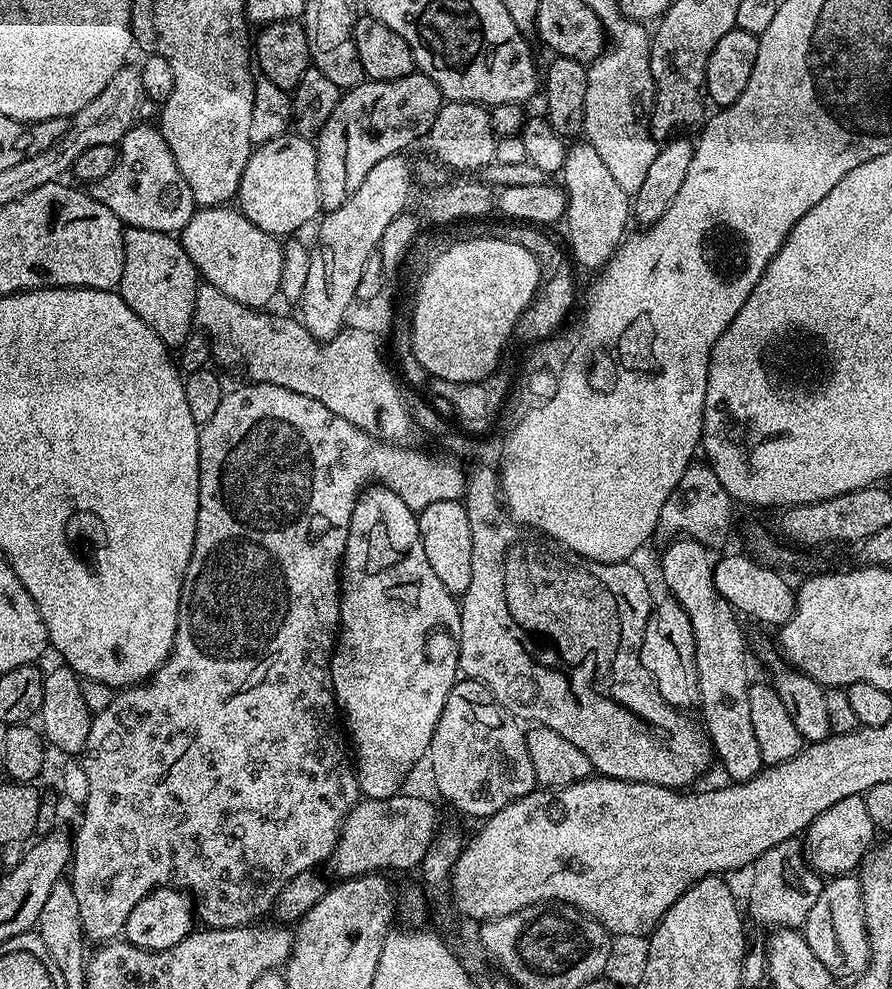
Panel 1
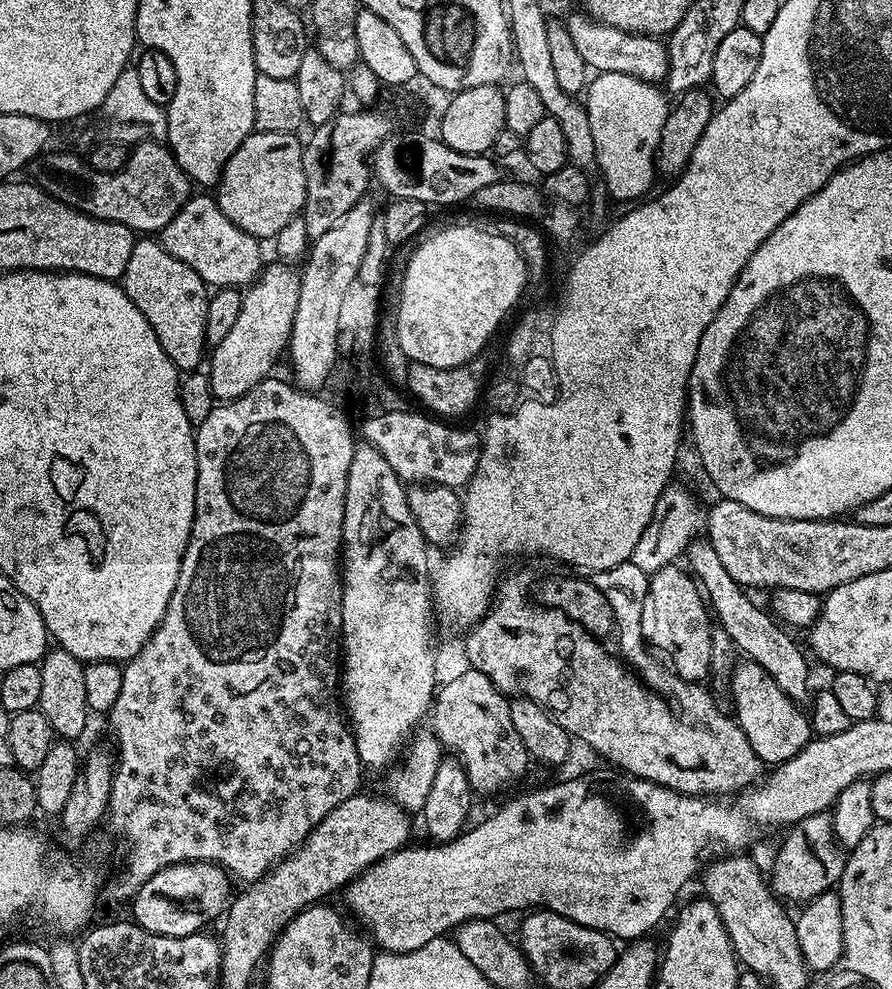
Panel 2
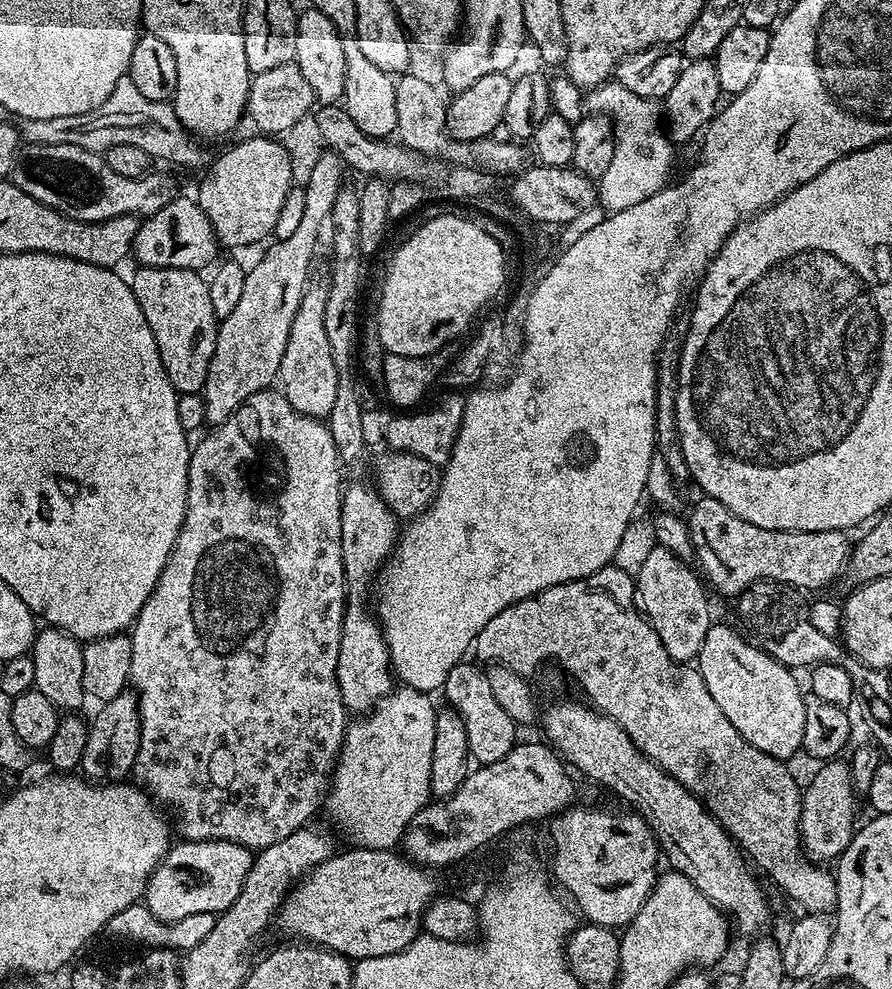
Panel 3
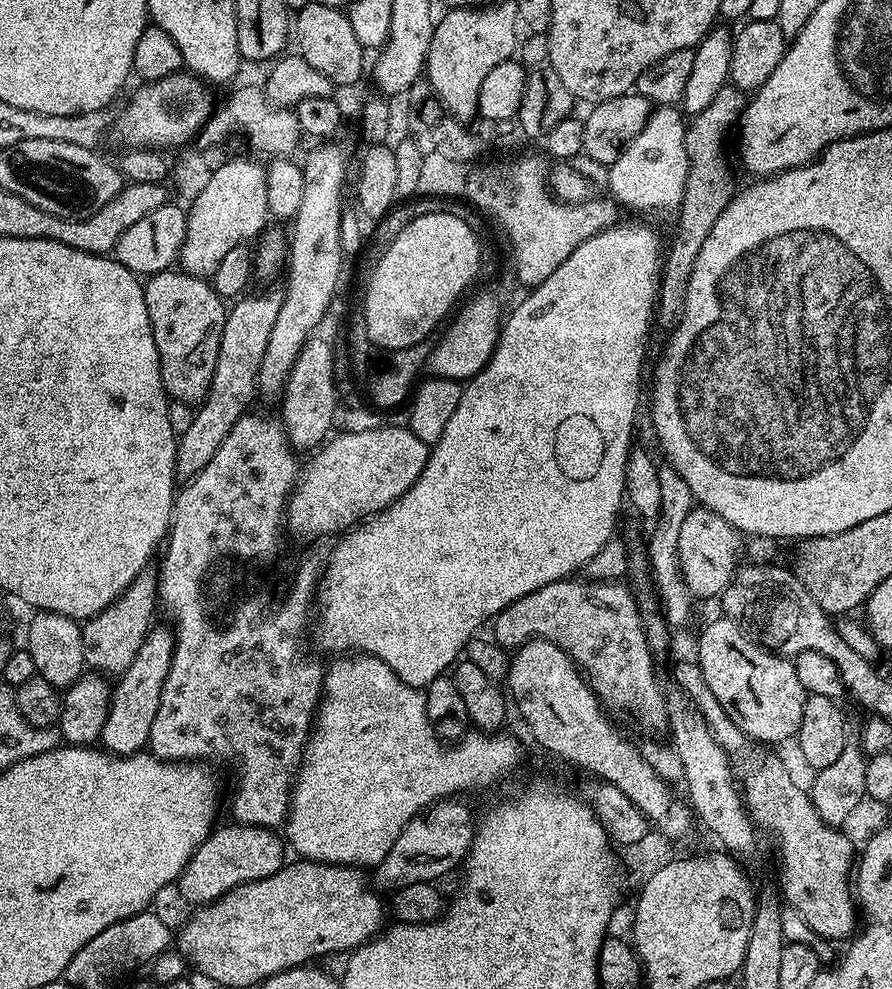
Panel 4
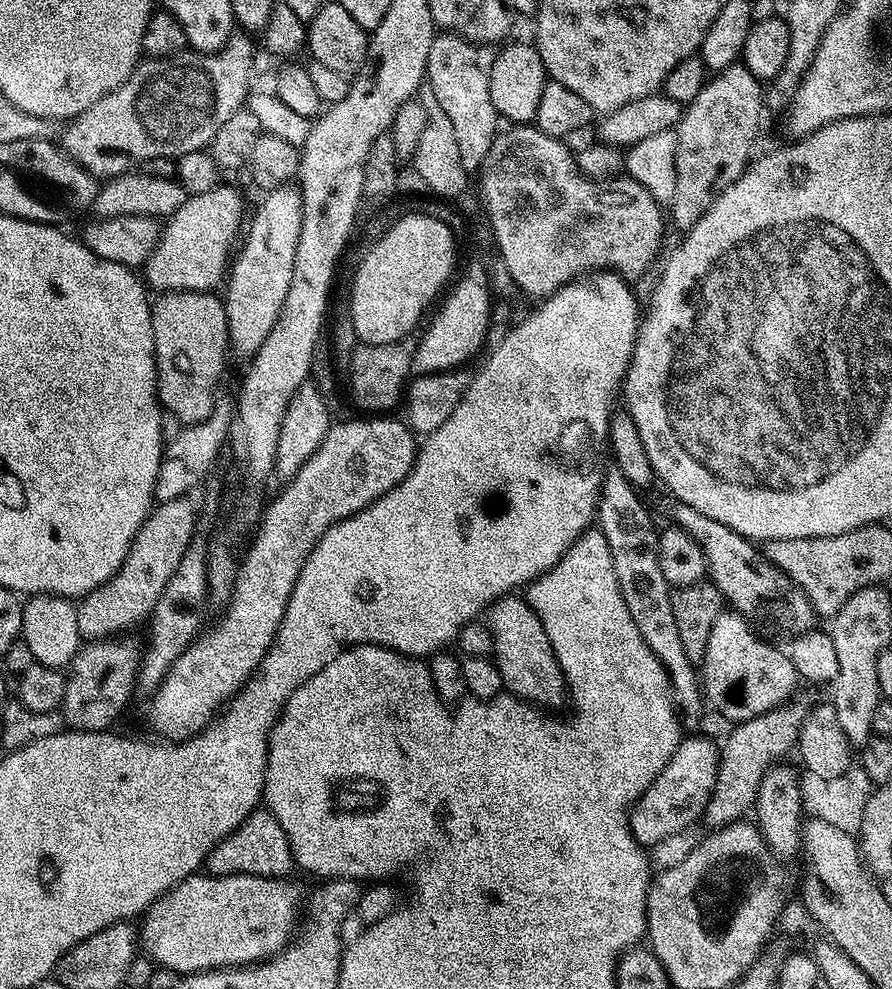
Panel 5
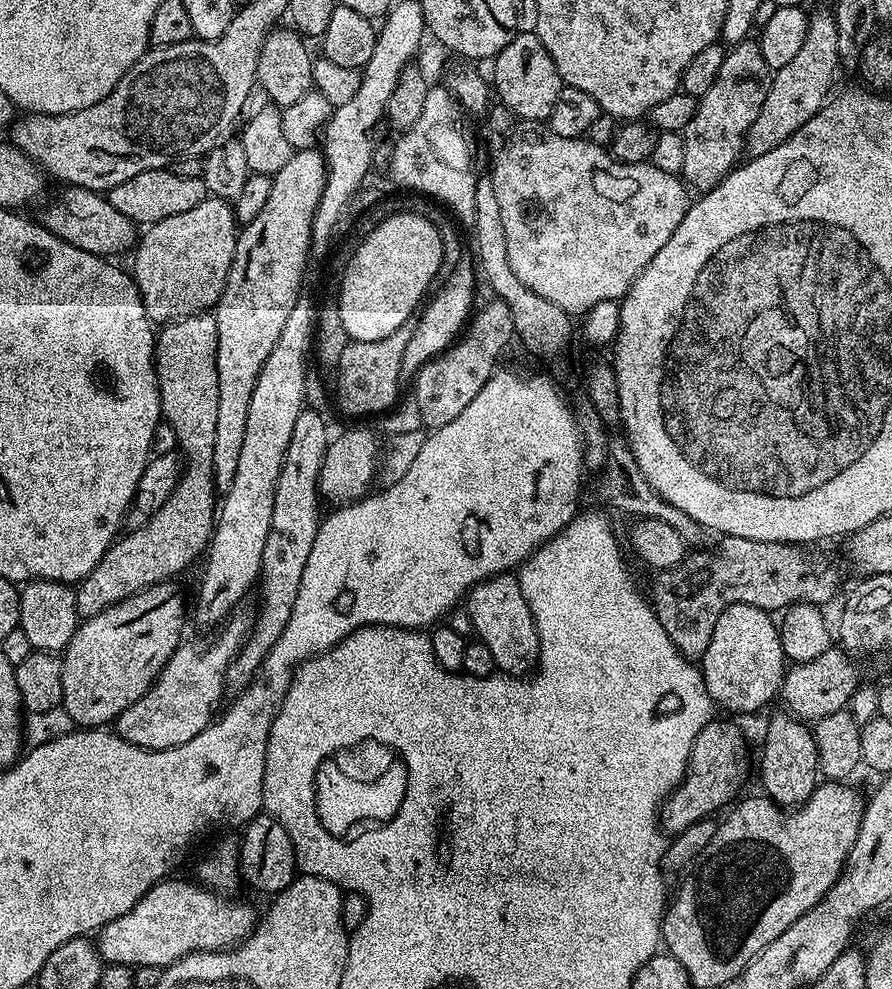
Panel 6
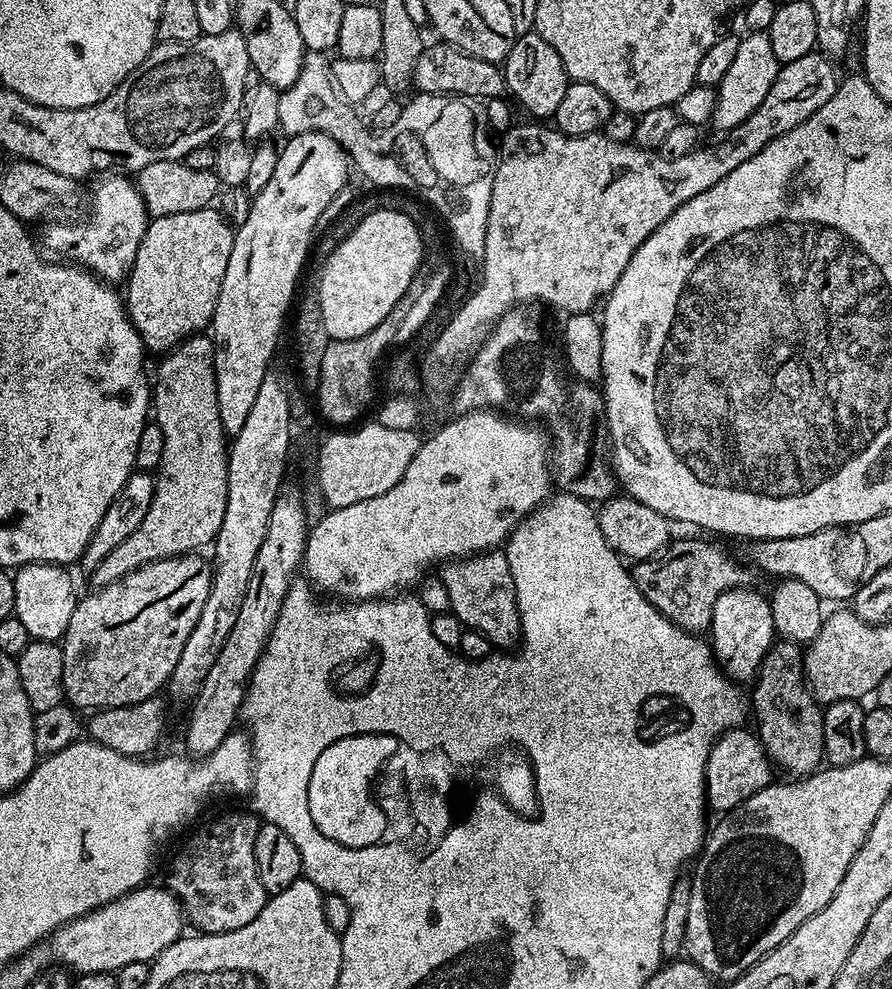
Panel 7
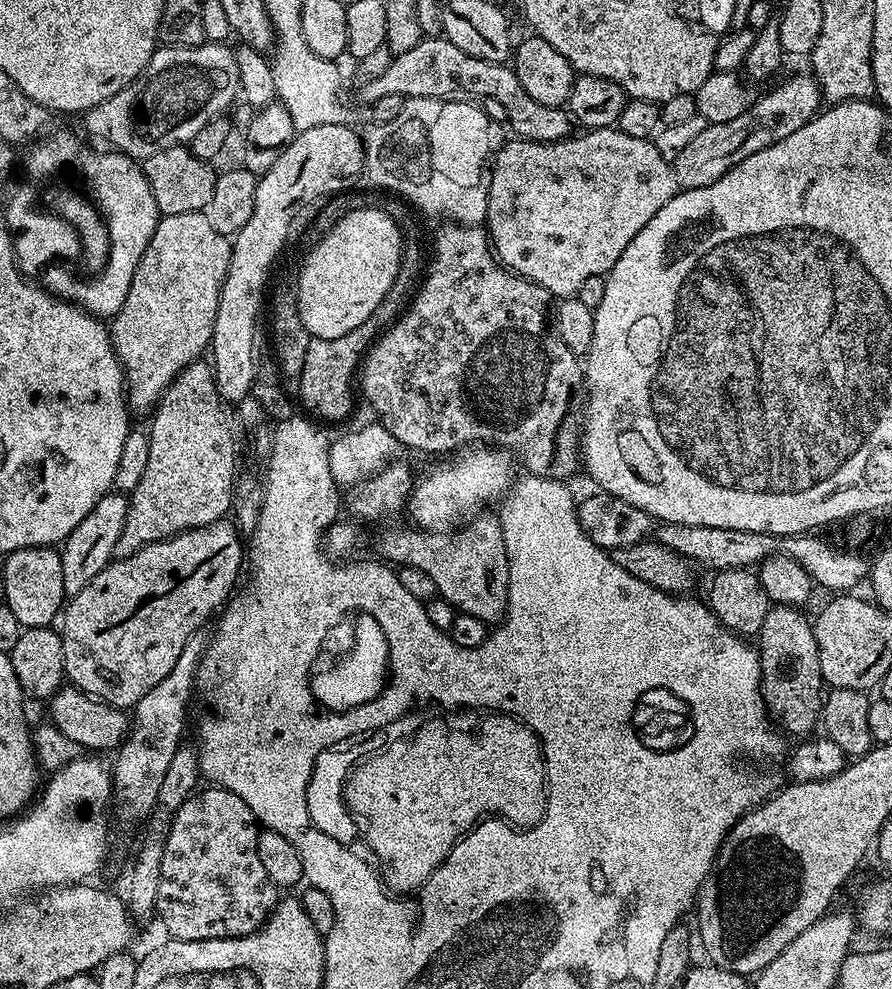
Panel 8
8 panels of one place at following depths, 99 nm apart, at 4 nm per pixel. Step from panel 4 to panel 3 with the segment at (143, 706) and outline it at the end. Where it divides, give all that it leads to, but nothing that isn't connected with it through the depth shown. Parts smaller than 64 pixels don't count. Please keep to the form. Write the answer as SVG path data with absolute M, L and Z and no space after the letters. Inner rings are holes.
M125 690L110 702L100 704L97 714L88 724L86 750L82 750L79 771L92 782L120 782L133 771L140 741L140 701L137 693Z

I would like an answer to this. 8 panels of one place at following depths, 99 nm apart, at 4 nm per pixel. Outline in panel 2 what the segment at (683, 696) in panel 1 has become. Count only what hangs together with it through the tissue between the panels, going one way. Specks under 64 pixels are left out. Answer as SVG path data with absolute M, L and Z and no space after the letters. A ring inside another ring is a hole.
M676 564L651 573L643 598L642 632L645 641L670 656L676 675L692 683L705 681L712 667L712 618L695 579Z

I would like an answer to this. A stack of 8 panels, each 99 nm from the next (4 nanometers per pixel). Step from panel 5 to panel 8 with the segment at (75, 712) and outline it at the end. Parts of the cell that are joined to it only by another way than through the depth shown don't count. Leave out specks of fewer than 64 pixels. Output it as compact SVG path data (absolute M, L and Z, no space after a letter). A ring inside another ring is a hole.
M222 519L189 532L179 532L169 540L154 542L130 554L130 558L113 559L92 579L90 586L71 597L63 609L67 683L113 708L134 709L139 700L173 669L187 640L227 605L234 592L232 587L240 576L240 567L246 564L246 544L240 539L242 536L235 523Z

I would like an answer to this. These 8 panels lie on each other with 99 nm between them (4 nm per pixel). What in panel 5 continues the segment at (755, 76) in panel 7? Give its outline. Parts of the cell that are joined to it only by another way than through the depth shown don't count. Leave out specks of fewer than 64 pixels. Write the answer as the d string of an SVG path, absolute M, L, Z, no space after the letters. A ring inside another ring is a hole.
M737 62L726 70L715 73L705 80L698 98L690 102L683 109L680 123L676 125L676 182L674 184L674 198L670 205L670 220L676 223L680 234L686 234L714 206L714 202L723 194L729 186L744 172L748 171L748 165L753 159L752 143L760 132L760 119L766 113L766 88L762 81L743 62Z

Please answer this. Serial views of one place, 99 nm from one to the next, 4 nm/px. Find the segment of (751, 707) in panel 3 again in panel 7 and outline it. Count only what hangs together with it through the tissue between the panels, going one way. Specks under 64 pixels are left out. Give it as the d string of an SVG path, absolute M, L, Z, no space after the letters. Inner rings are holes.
M741 586L726 590L714 602L714 614L712 615L712 627L710 629L710 643L716 658L716 663L724 669L725 676L733 682L740 680L755 681L757 672L760 671L766 654L771 650L777 639L776 627L774 626L774 614L770 610L770 599L760 592L755 592L752 586Z

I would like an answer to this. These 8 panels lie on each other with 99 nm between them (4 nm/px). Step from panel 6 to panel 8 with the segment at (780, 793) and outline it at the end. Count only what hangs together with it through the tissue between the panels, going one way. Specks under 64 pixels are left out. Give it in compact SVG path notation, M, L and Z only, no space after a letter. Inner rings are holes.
M787 606L769 607L762 630L758 637L758 651L760 654L760 693L764 699L764 706L769 717L774 721L775 727L781 733L789 732L796 738L809 735L812 727L817 727L822 707L822 681L820 678L820 663L818 662L818 642L813 621L803 616L800 608Z

